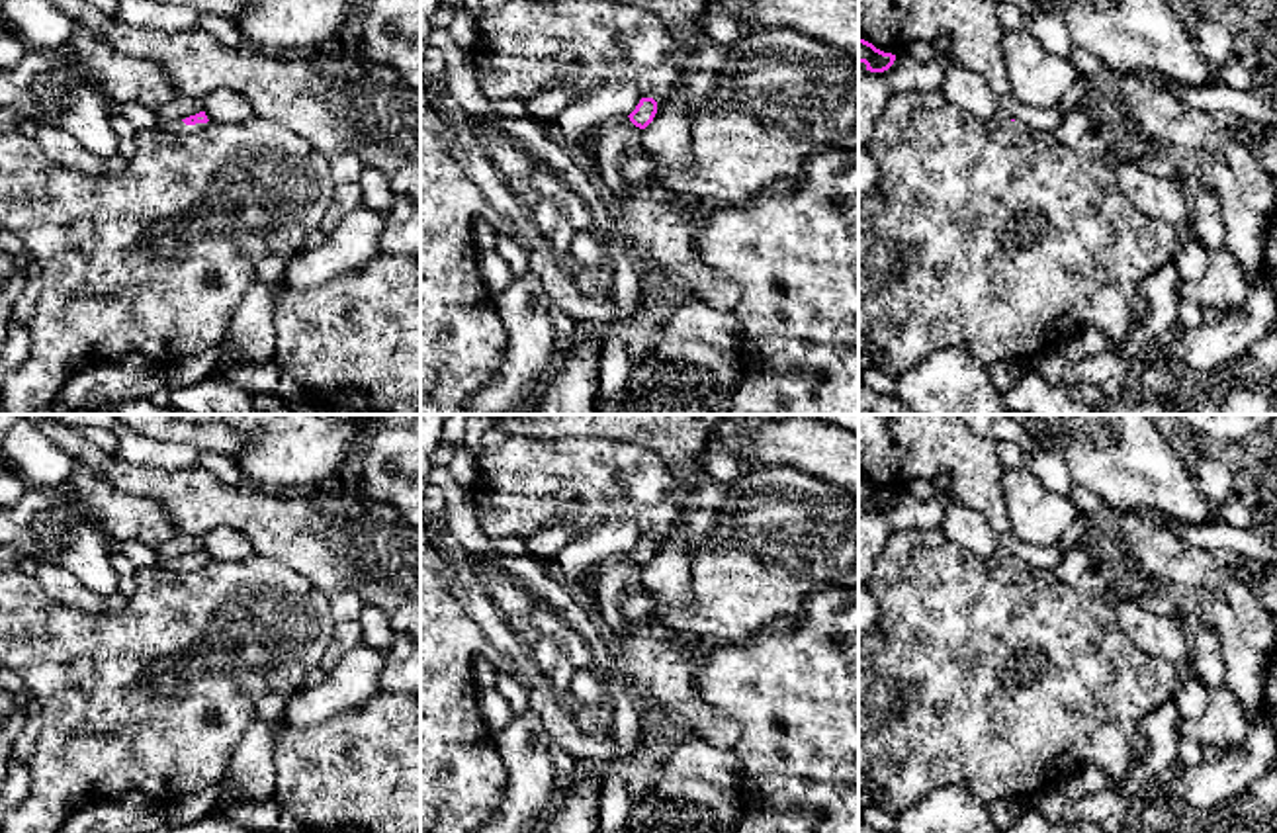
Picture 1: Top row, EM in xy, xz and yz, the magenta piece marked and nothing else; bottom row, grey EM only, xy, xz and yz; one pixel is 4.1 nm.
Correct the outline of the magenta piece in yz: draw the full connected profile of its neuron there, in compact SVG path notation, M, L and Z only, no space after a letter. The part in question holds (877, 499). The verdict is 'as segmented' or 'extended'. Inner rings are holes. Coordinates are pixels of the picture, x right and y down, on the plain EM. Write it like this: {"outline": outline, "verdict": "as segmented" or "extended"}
{"outline": "M859 477L859 501L864 501L866 508L884 510L894 503L894 499L896 493L884 491L876 487L872 481Z", "verdict": "as segmented"}

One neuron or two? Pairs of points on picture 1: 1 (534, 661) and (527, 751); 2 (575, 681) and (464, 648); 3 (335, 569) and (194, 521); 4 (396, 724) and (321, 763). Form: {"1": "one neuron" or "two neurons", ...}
{"1": "two neurons", "2": "two neurons", "3": "one neuron", "4": "one neuron"}

